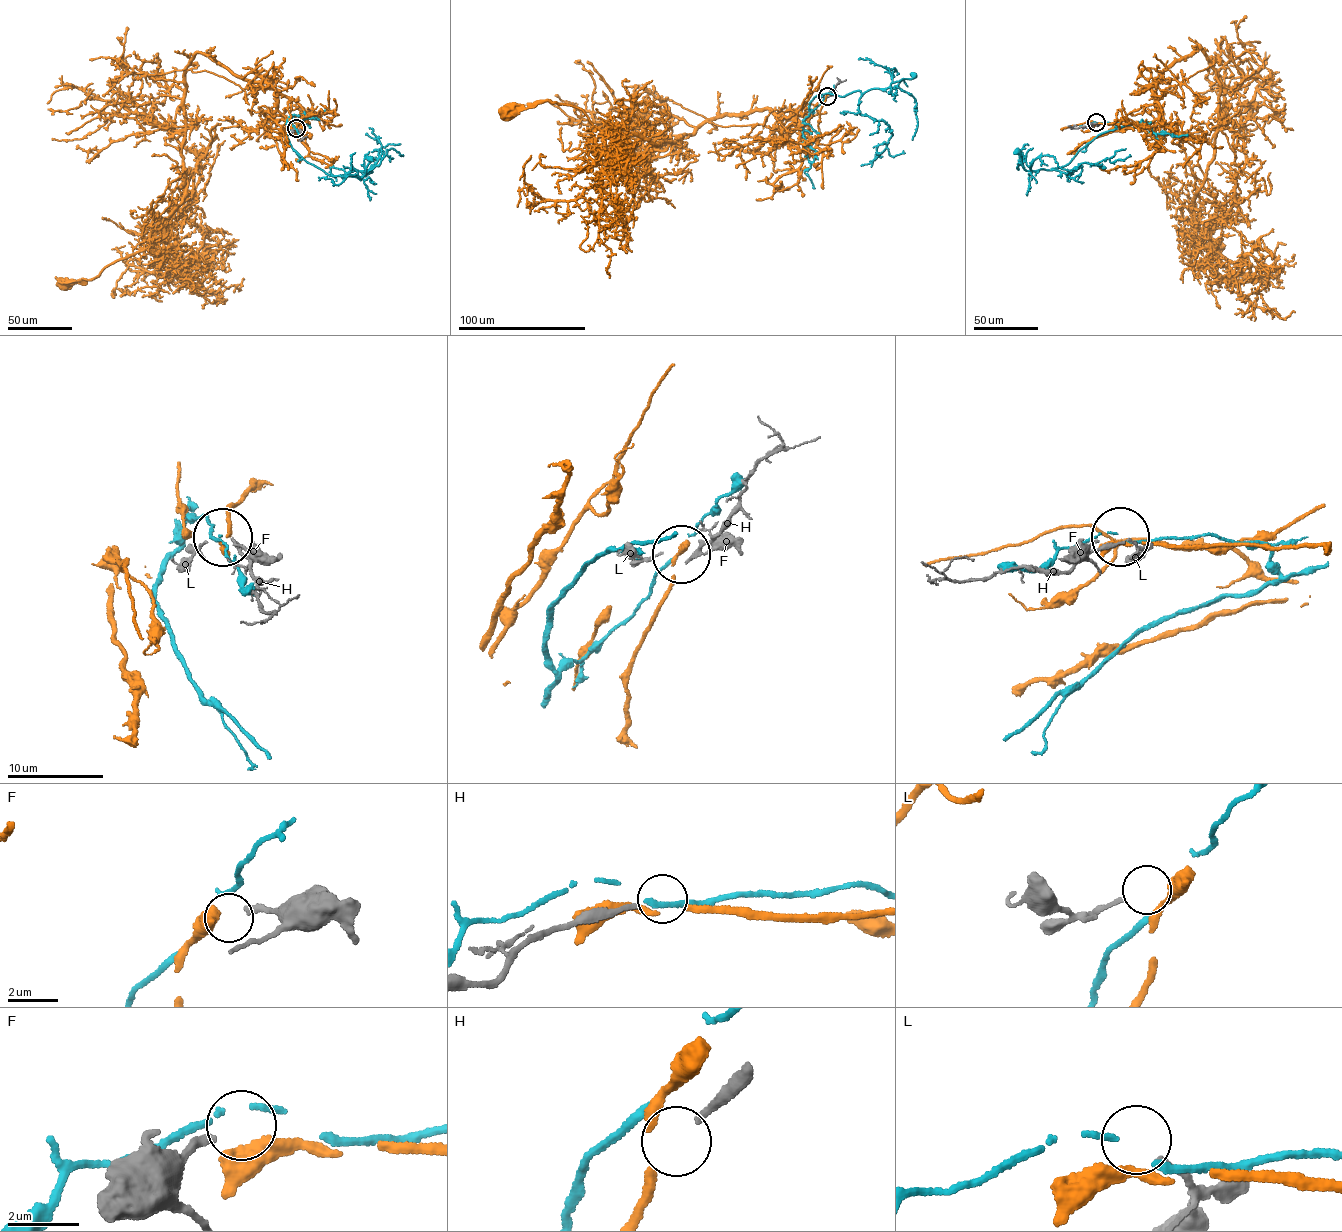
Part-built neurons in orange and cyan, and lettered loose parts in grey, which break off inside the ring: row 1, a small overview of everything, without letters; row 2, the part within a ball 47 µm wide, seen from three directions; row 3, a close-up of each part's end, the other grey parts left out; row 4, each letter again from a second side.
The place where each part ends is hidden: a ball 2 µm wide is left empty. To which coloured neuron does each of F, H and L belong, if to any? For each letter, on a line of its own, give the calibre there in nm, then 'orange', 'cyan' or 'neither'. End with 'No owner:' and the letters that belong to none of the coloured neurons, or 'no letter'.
F: 220 nm | orange
H: 190 nm | neither
L: 150 nm | cyan
No owner: H

